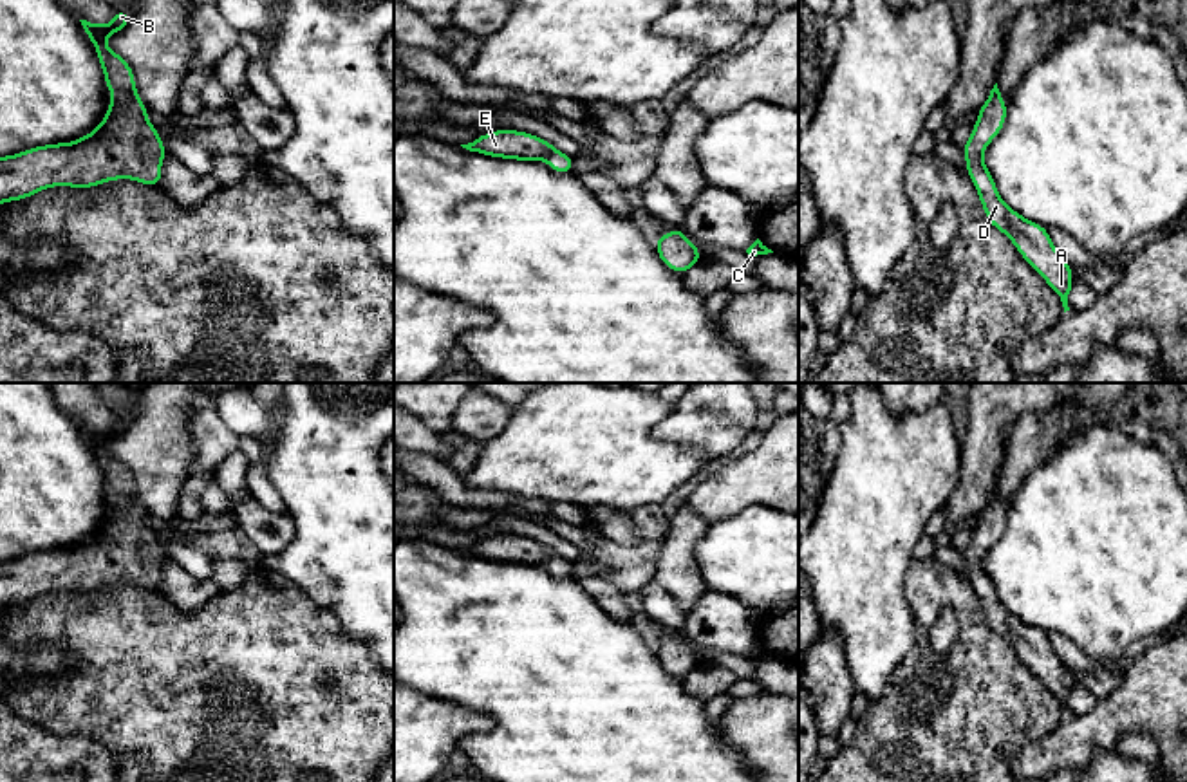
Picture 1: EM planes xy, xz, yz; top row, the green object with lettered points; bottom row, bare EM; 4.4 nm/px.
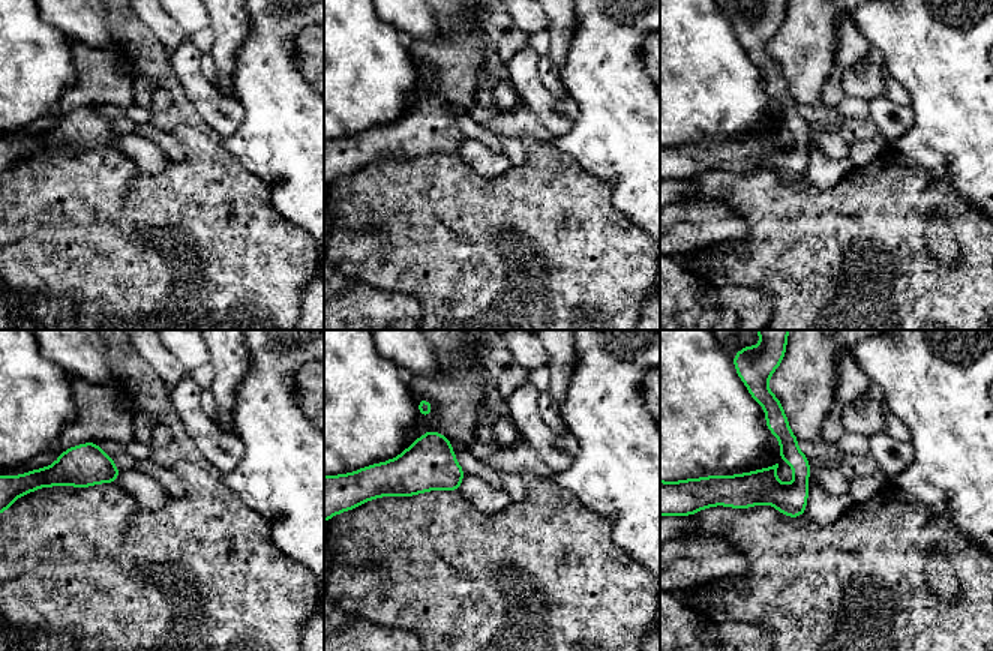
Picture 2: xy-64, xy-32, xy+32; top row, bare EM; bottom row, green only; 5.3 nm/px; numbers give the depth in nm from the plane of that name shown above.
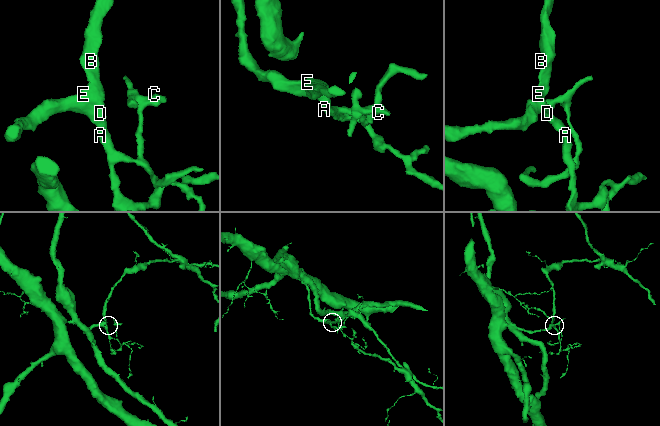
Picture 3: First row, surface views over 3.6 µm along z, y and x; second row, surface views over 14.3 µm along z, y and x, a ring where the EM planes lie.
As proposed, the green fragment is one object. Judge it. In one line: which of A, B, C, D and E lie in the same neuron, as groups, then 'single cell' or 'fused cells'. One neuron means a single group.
groups A C D E / B; fused cells

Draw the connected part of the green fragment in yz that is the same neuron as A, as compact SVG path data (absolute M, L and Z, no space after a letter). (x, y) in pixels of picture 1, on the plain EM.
M974 540L961 553L967 563L967 578L979 598L988 627L1015 648L1023 663L1059 699L1064 717L1070 715L1071 670L1053 652L1048 634L1026 625L1001 605L995 587L981 563L985 553Z

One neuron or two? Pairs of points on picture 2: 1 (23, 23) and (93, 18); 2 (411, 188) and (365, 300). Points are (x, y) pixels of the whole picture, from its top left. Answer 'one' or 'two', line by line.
1: two
2: two

